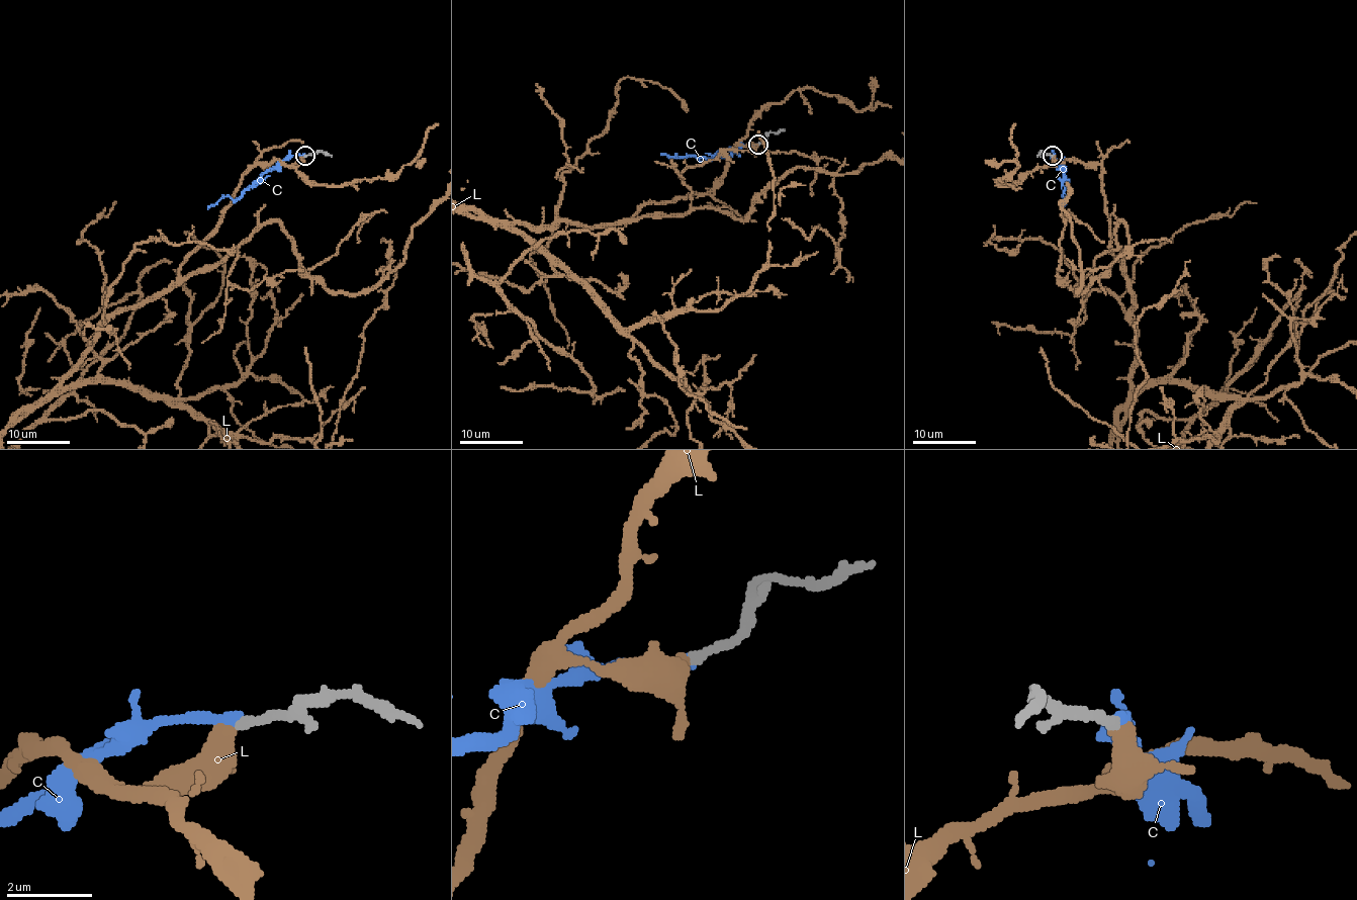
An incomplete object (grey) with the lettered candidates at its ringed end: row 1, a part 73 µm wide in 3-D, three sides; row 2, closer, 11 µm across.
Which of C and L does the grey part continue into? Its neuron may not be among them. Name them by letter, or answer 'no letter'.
C

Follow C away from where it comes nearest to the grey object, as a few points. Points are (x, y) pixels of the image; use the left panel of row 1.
C: (304, 155), (288, 155), (269, 168), (238, 198), (221, 196), (207, 209)

